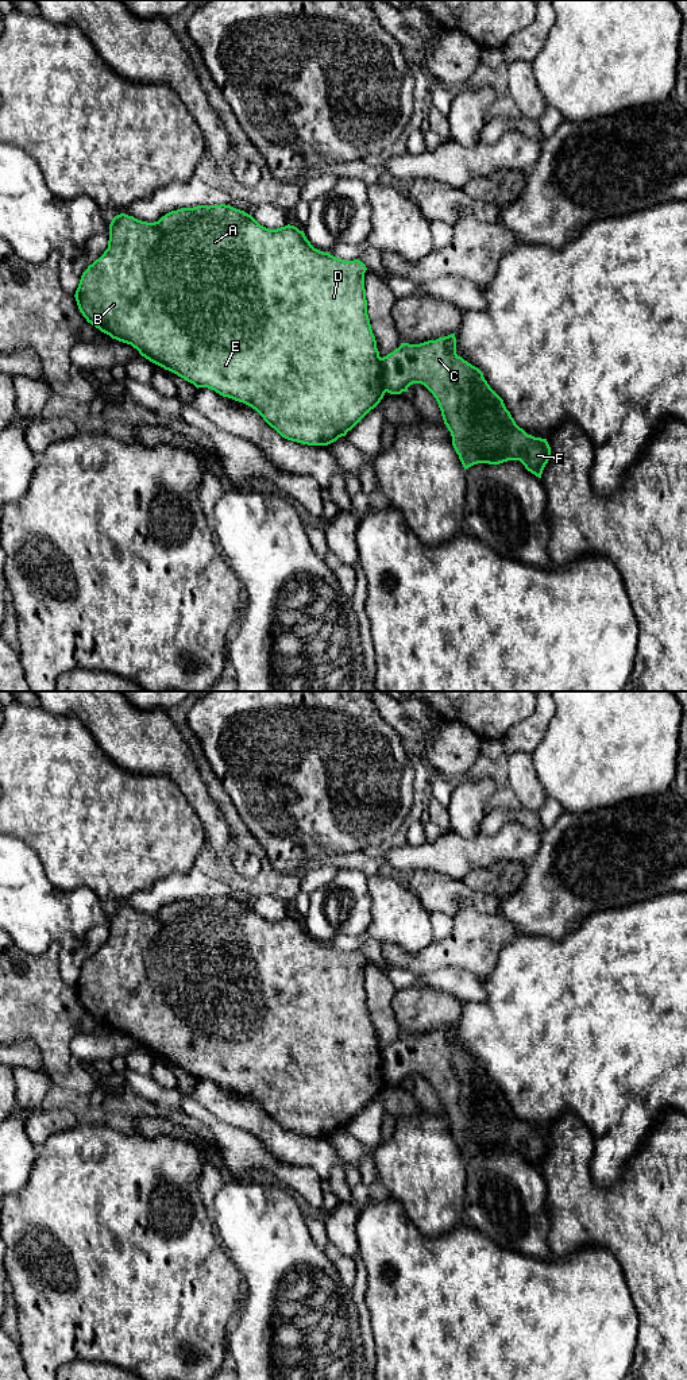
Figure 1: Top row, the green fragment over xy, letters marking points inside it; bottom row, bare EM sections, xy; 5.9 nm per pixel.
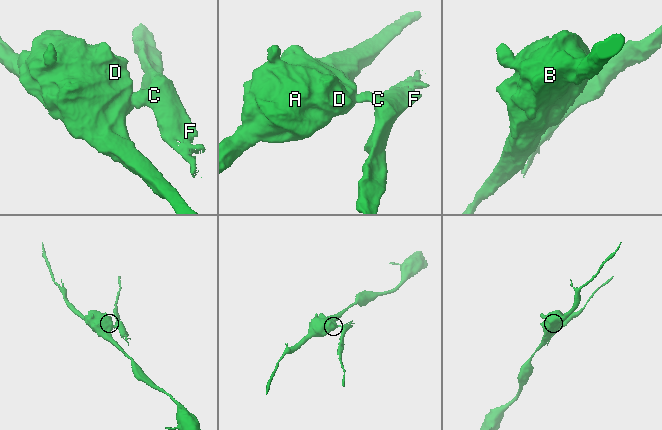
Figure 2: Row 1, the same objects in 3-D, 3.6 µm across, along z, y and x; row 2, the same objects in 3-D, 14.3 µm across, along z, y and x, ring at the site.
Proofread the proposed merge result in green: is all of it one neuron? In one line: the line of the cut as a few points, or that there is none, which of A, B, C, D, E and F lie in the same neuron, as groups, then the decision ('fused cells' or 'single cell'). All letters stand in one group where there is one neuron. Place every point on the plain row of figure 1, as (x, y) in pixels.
xy (379, 1049), (381, 1072), (386, 1082) | A B D E / C F | fused cells

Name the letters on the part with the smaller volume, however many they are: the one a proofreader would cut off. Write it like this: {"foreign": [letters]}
{"foreign": ["C", "F"]}

